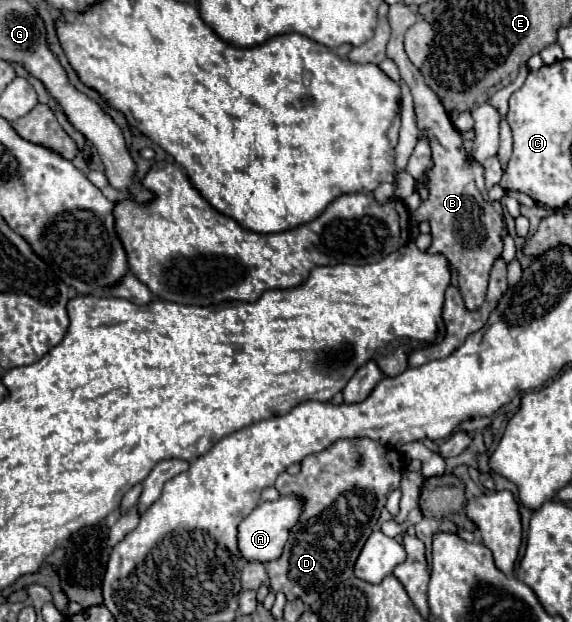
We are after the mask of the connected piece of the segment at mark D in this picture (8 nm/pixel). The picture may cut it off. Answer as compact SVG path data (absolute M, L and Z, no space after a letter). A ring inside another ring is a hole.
M362 437L362 439L340 439L322 453L304 457L298 475L280 473L274 485L280 491L280 495L300 495L306 501L306 505L304 505L304 515L300 517L300 521L290 533L290 539L286 541L284 553L276 561L266 563L270 587L276 593L278 591L284 593L288 601L300 599L304 601L304 605L312 605L324 589L350 579L354 571L354 561L362 545L366 543L368 535L372 533L380 517L380 511L386 505L386 497L402 483L402 473L406 469L406 463L408 461L400 451L388 449L372 439Z

